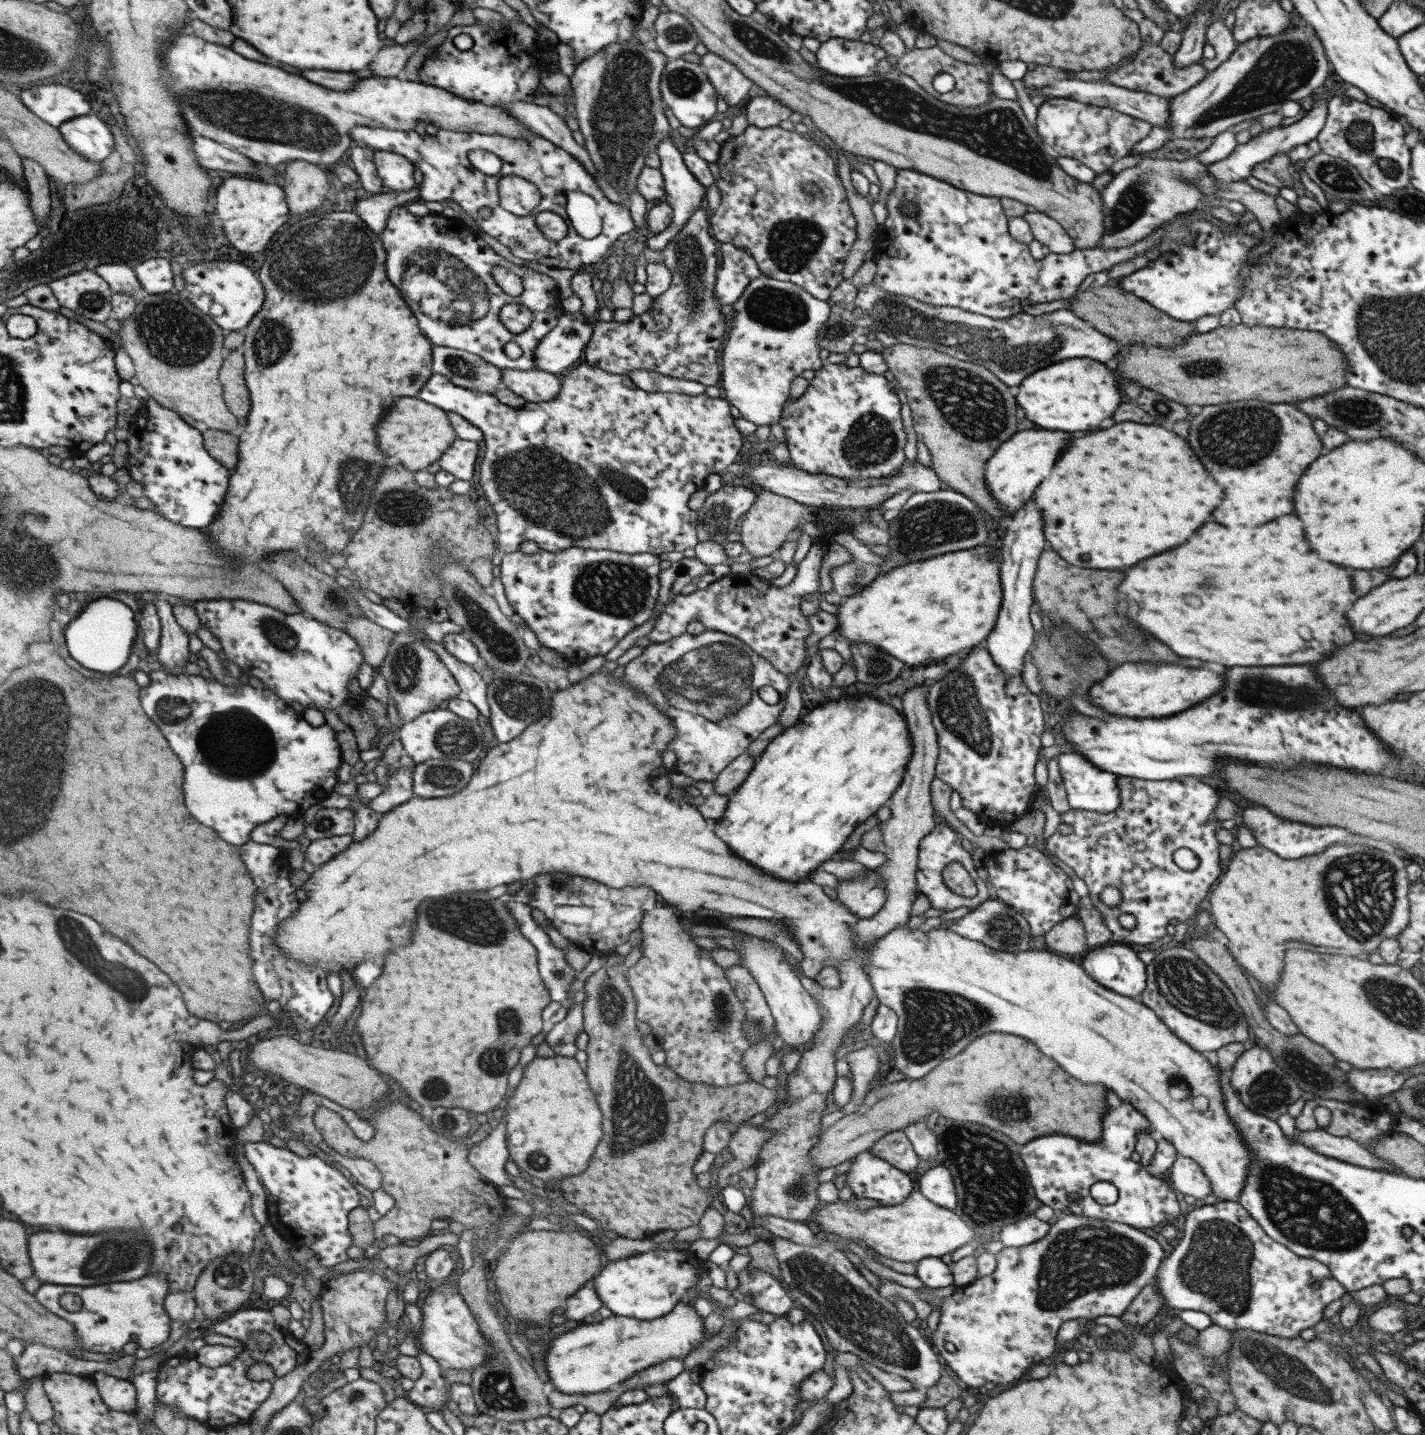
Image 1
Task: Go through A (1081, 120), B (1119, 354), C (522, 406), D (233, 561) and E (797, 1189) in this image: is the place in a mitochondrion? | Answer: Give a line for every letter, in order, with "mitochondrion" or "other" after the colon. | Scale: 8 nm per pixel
A: other
B: other
C: other
D: other
E: mitochondrion

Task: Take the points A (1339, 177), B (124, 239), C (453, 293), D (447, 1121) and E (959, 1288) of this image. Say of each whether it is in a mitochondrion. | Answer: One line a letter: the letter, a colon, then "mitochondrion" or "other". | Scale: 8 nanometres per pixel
A: mitochondrion
B: mitochondrion
C: mitochondrion
D: mitochondrion
E: other

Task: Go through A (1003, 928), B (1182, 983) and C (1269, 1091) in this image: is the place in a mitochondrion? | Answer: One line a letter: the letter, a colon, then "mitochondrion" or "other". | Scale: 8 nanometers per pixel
A: mitochondrion
B: mitochondrion
C: mitochondrion

